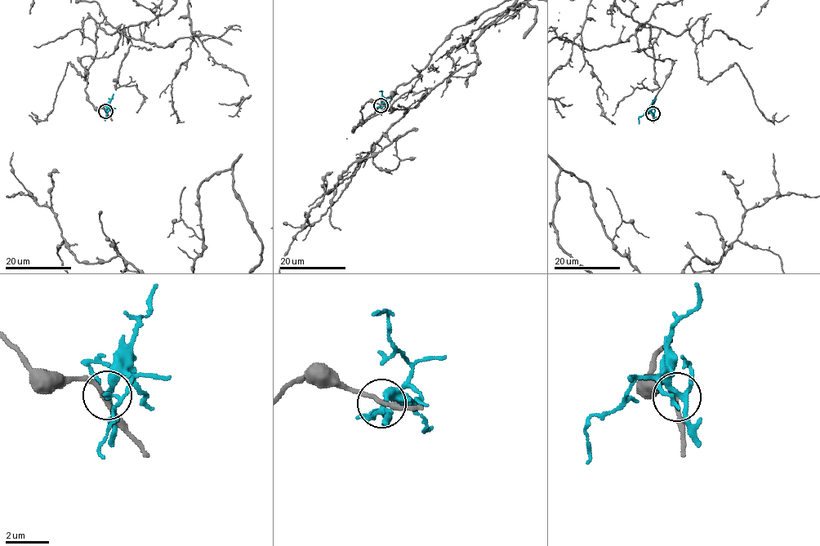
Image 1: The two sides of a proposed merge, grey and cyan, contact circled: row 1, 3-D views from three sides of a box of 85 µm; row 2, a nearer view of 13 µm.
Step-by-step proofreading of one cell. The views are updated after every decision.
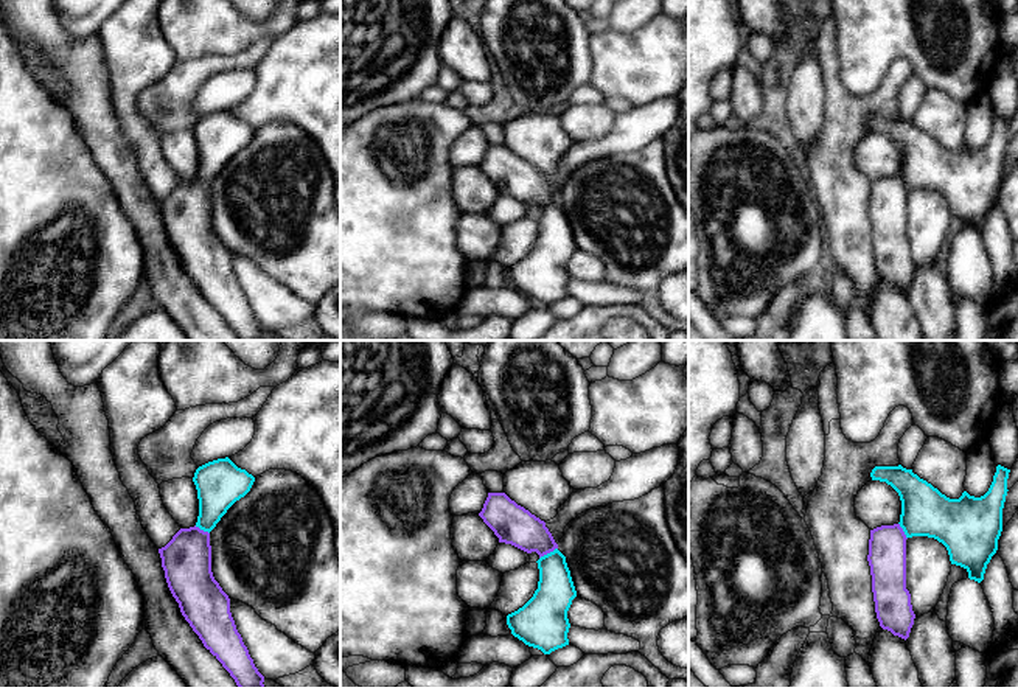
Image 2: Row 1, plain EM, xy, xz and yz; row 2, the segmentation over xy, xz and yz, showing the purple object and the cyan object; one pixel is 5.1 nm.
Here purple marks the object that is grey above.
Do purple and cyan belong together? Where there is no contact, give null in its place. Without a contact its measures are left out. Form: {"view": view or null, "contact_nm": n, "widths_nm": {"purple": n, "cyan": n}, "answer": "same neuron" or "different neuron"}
{"view": "xz", "contact_nm": 110, "widths_nm": {"purple": 200, "cyan": 200}, "answer": "different neuron"}

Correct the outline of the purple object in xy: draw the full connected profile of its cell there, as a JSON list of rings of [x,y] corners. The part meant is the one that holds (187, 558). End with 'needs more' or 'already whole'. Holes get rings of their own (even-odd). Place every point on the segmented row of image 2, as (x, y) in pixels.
[[[196,525],[180,528],[165,547],[159,549],[159,553],[168,588],[204,647],[222,664],[238,687],[264,687],[264,676],[255,667],[236,629],[230,598],[213,577],[210,533]]]; already whole

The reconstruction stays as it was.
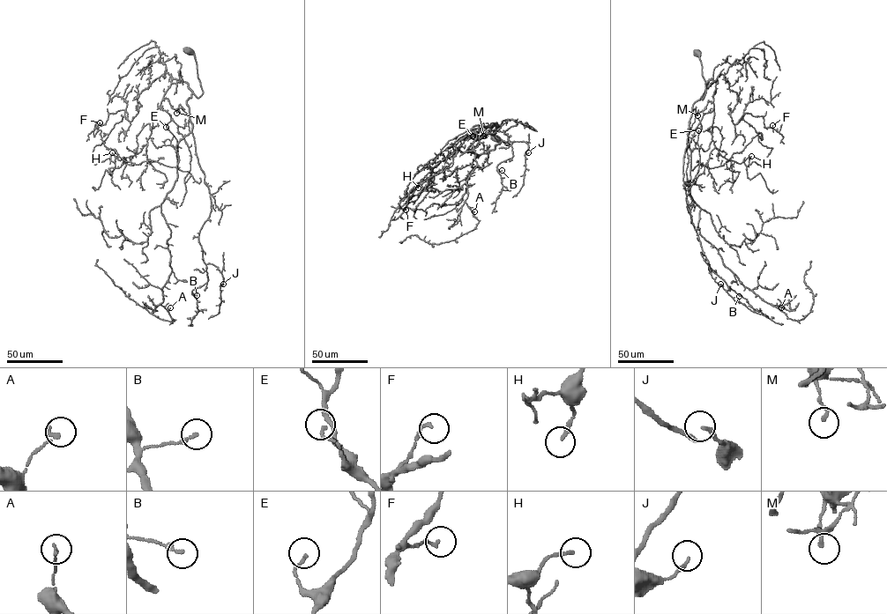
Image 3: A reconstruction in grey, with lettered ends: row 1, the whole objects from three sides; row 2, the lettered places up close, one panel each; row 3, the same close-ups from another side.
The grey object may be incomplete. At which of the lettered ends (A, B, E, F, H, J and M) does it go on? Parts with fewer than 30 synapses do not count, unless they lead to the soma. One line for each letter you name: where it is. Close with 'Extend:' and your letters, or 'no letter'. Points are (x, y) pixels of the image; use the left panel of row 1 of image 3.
A: place (170, 307)
Extend: A

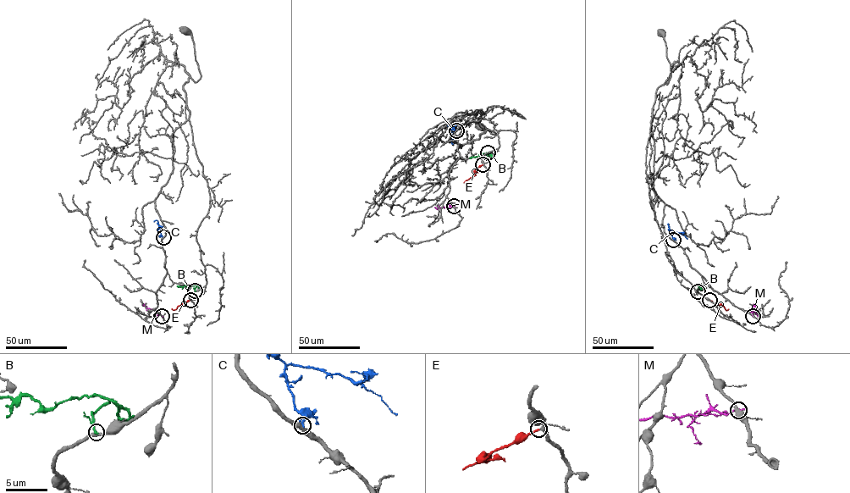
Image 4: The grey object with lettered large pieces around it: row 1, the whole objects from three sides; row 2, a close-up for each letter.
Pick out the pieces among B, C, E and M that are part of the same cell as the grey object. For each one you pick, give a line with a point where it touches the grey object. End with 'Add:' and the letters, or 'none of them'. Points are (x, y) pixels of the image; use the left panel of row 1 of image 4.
E: contact (190, 300)
Add: E

